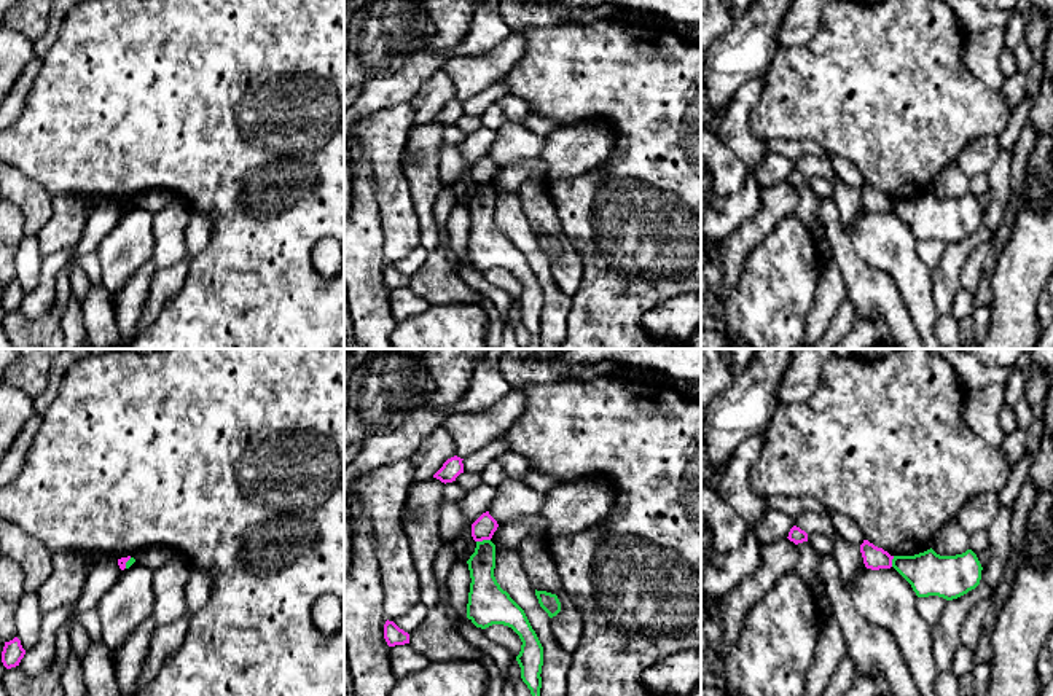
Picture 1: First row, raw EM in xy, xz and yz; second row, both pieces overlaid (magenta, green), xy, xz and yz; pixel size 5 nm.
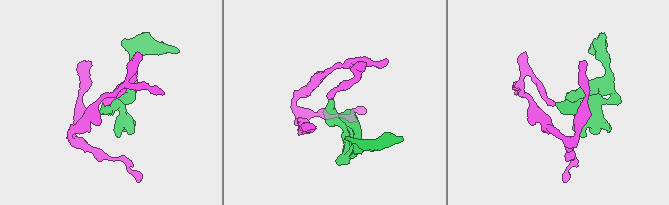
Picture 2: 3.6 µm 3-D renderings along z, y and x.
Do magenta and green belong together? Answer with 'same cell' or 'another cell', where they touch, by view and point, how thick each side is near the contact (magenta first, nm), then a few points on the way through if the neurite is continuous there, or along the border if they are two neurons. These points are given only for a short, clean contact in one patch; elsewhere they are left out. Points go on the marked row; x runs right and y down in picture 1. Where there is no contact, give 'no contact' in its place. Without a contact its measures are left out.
another cell; meets magenta in xz at (483, 539); 110 nm thick on the magenta side, 140 nm on the other; border along xz (489, 539), (477, 542)

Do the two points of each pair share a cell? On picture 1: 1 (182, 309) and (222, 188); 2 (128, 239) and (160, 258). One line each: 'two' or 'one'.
1: one
2: two

